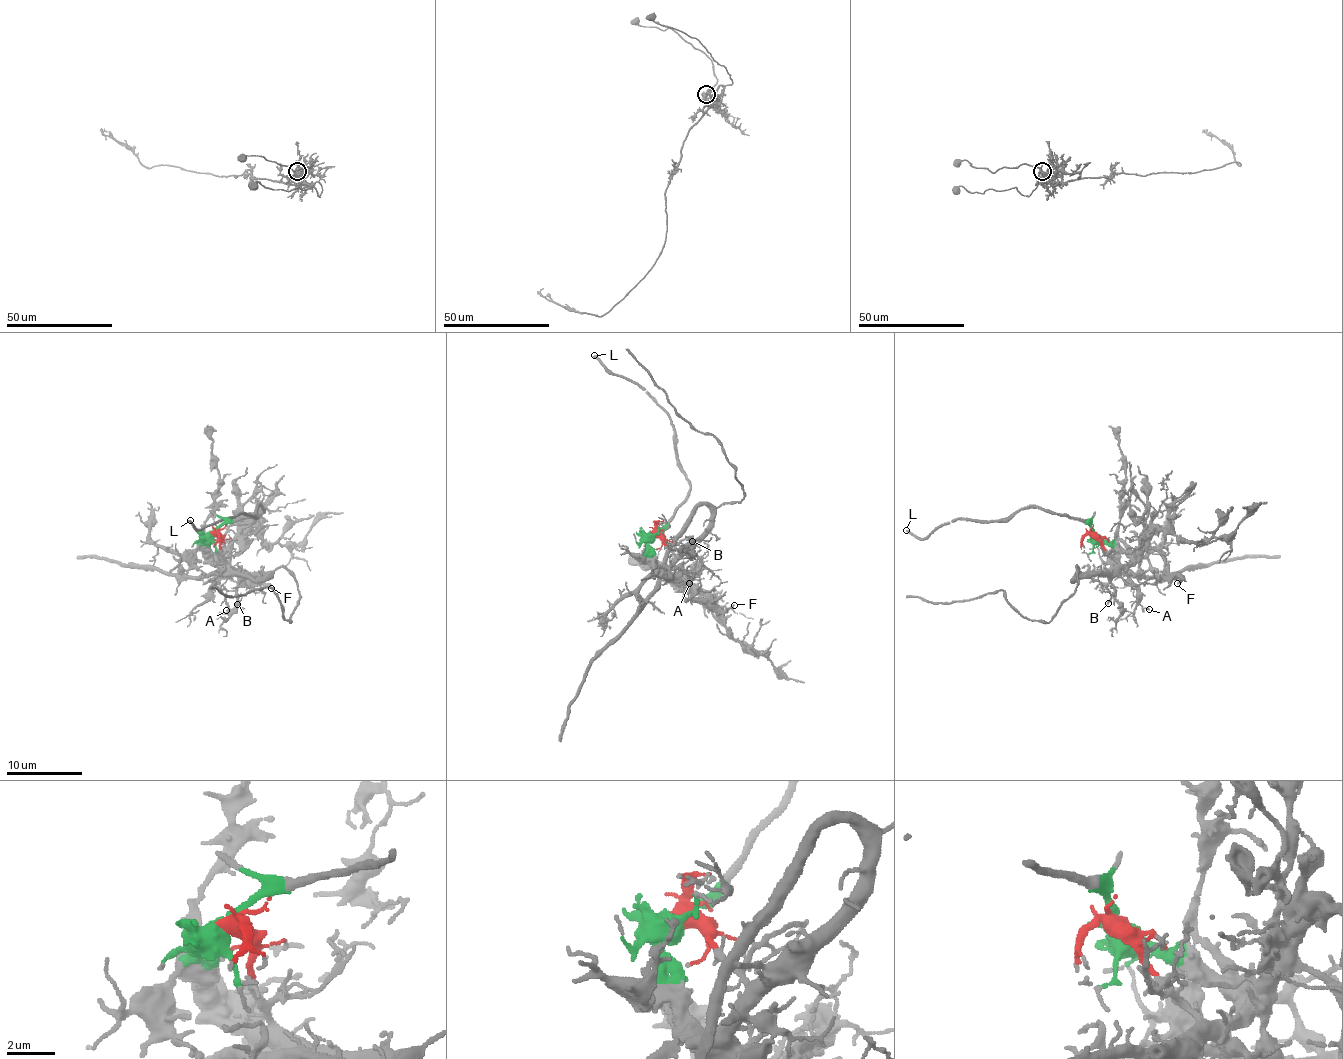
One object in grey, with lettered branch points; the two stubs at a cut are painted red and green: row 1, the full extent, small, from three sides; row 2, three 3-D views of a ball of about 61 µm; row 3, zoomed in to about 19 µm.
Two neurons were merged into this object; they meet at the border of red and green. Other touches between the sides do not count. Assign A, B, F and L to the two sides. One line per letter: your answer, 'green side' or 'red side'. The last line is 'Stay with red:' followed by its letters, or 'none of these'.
A: red side
B: red side
F: green side
L: green side
Stay with red: A, B

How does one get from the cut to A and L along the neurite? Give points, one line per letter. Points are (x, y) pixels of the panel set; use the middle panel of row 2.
A: (650, 536), (661, 539), (675, 555), (670, 568), (692, 578), (689, 584)
L: (650, 536), (673, 514), (689, 488), (673, 442), (670, 416), (646, 391), (624, 377), (613, 375), (594, 355)

